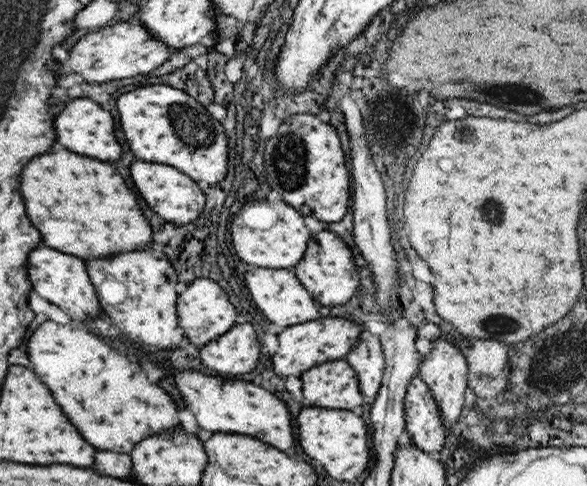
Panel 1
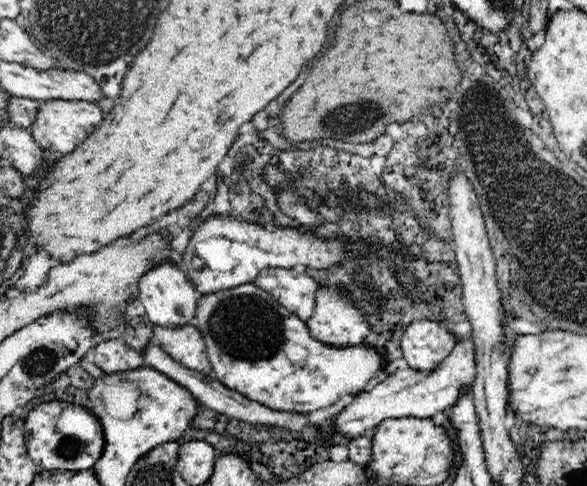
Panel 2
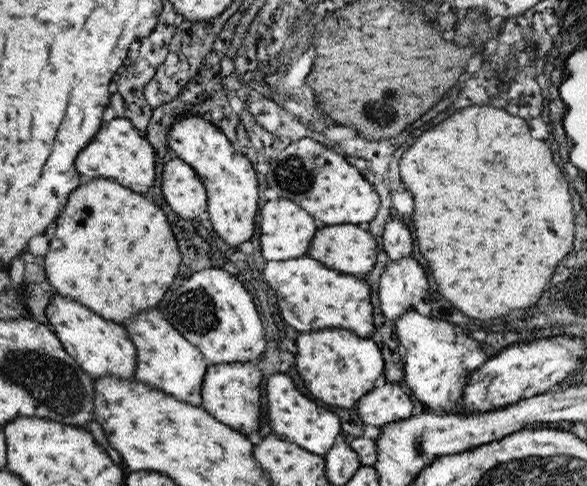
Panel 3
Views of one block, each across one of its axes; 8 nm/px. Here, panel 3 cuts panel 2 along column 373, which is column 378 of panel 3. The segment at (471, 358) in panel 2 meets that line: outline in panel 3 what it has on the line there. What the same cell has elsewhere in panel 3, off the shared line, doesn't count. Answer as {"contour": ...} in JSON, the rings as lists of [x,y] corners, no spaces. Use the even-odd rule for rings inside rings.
{"contour":[[[381,380],[381,384],[371,390],[369,398],[361,398],[361,406],[355,406],[355,412],[363,426],[369,424],[383,430],[389,424],[409,420],[415,412],[419,412],[419,408],[405,388]]]}

